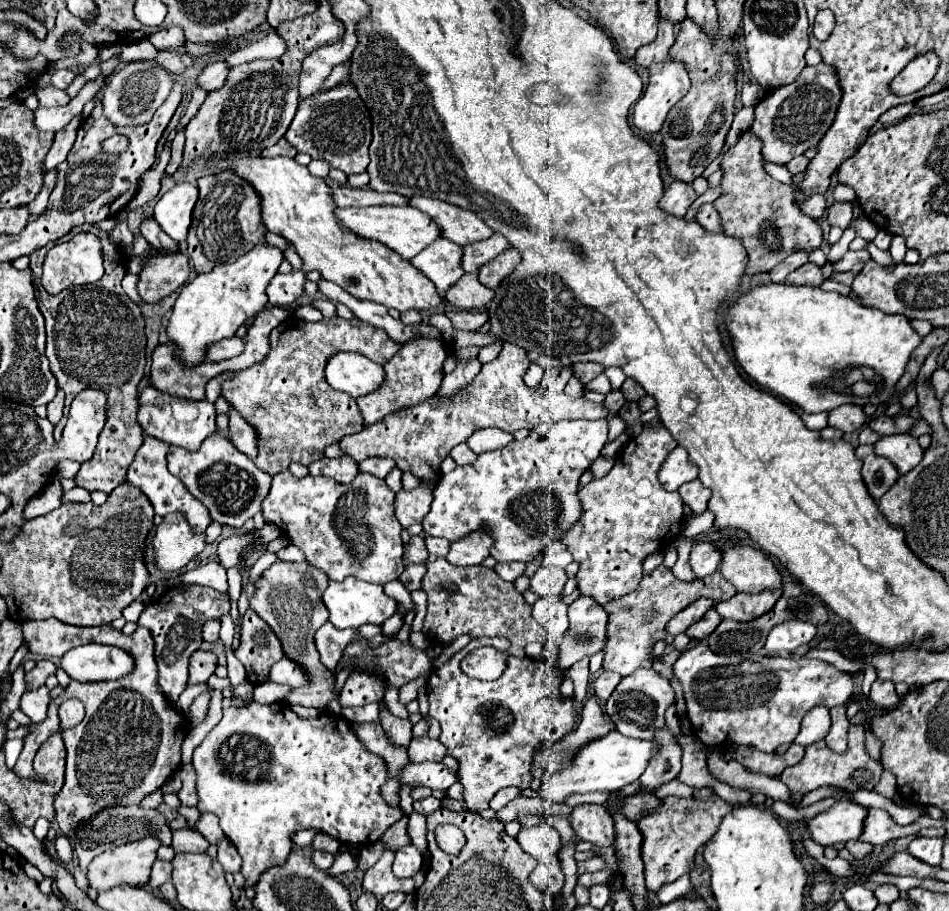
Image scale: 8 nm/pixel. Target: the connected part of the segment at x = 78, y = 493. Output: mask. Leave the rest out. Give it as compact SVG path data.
M73 488L71 492L63 494L63 502L87 502L91 500L91 492L87 492L85 488Z

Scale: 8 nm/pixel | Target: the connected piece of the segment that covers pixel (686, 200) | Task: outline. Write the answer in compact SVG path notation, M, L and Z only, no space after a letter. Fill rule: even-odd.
M675 180L663 194L663 198L659 200L659 206L667 212L667 214L673 214L673 216L679 216L683 218L687 208L691 206L691 202L697 198L695 190L691 188L691 184L685 184L685 182L679 182Z

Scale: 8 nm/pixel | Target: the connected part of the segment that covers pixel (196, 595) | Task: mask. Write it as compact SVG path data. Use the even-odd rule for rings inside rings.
M175 586L169 588L161 598L157 598L153 604L149 604L139 622L141 626L149 628L155 638L155 658L159 666L159 686L165 692L169 702L177 702L179 694L185 690L185 668L189 664L189 656L199 650L203 642L203 626L209 620L219 620L223 614L229 614L231 602L229 596L213 590L209 586Z

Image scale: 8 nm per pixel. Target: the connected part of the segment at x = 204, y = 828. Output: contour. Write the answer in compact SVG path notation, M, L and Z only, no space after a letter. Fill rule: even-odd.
M201 814L199 822L197 822L197 832L207 834L211 844L217 844L219 840L225 840L225 834L223 834L223 830L217 824L217 818L213 814Z

